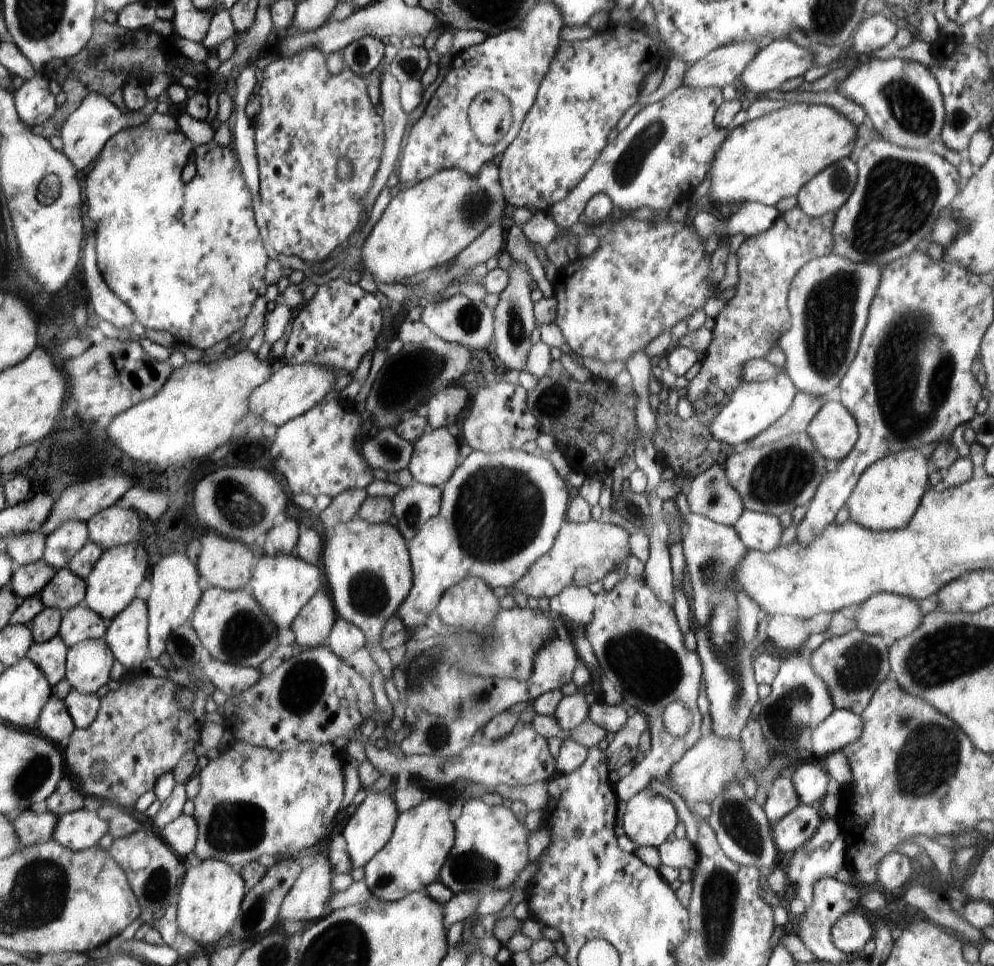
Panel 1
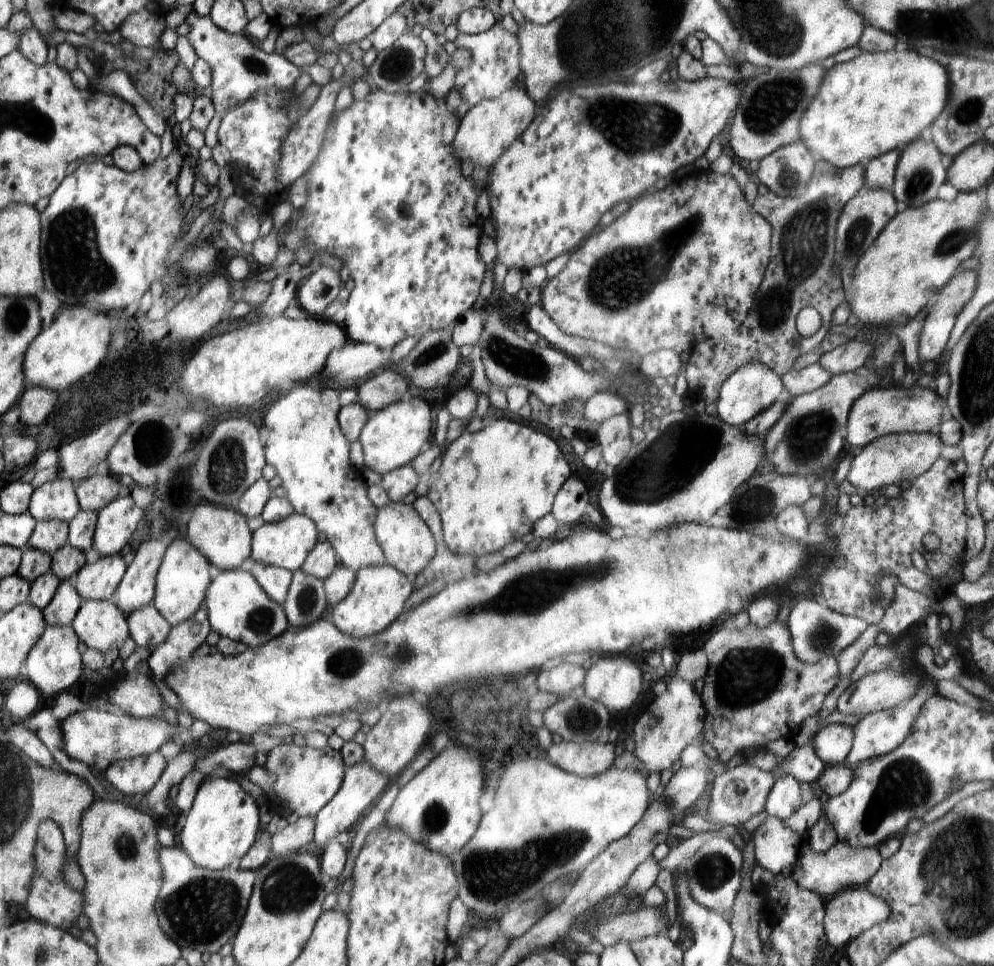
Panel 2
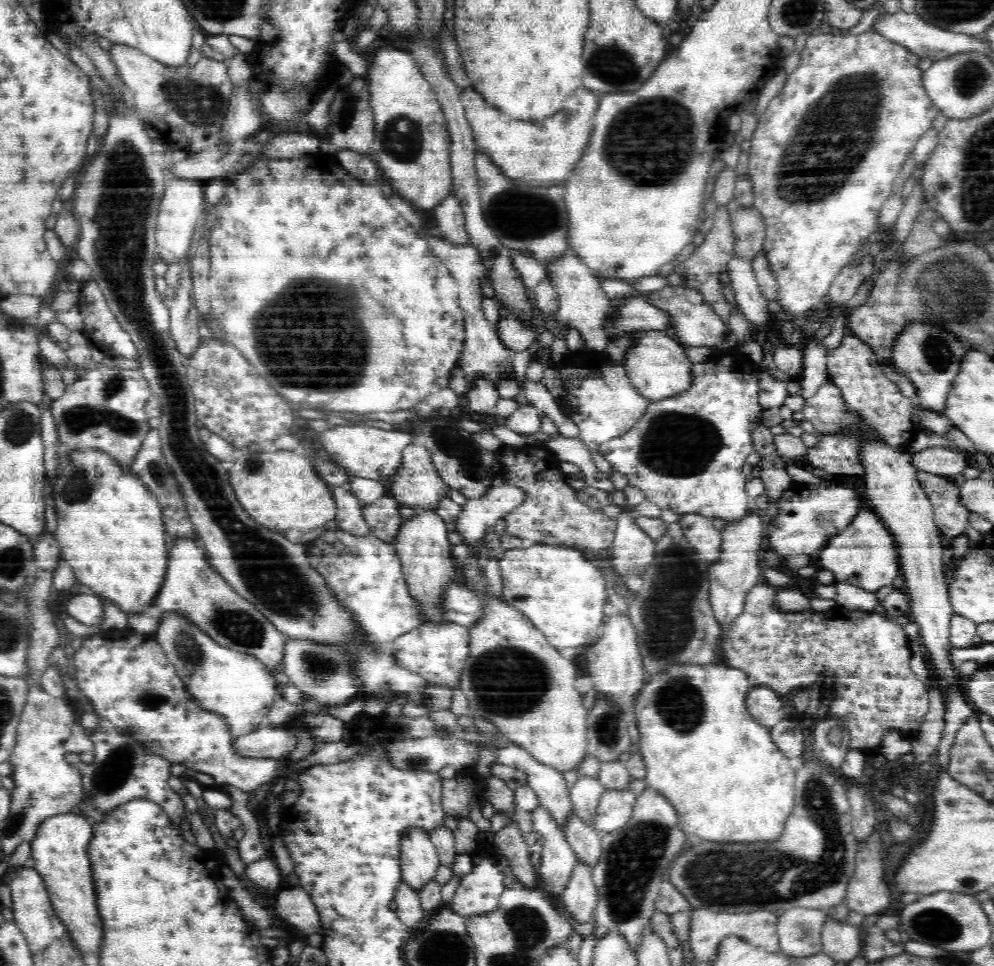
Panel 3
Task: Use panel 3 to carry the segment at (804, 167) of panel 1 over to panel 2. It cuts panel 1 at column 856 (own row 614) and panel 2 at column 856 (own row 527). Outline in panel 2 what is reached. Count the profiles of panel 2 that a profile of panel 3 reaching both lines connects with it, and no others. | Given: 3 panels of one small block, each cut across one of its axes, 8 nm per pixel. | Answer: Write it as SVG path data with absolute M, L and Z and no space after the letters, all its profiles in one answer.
M906 46L890 51L862 51L859 57L836 64L827 72L830 76L826 76L826 84L822 84L822 96L814 100L814 108L810 108L806 120L802 120L801 140L809 150L816 150L821 159L840 169L872 162L878 156L918 140L922 131L941 116L950 96L950 76L946 68L938 60Z

